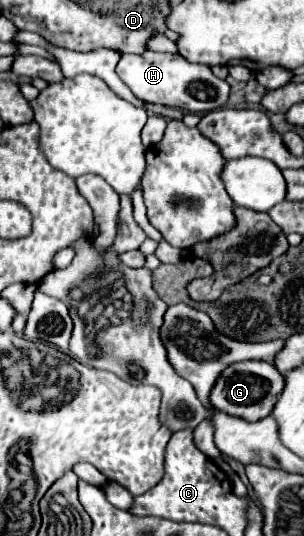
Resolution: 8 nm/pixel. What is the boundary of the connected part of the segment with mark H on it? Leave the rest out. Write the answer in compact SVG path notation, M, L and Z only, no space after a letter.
M144 52L144 54L124 54L116 68L122 82L142 100L162 106L176 106L186 112L212 112L226 104L230 86L226 80L220 80L212 74L210 66L204 64L190 64L180 54L166 54L166 52Z

